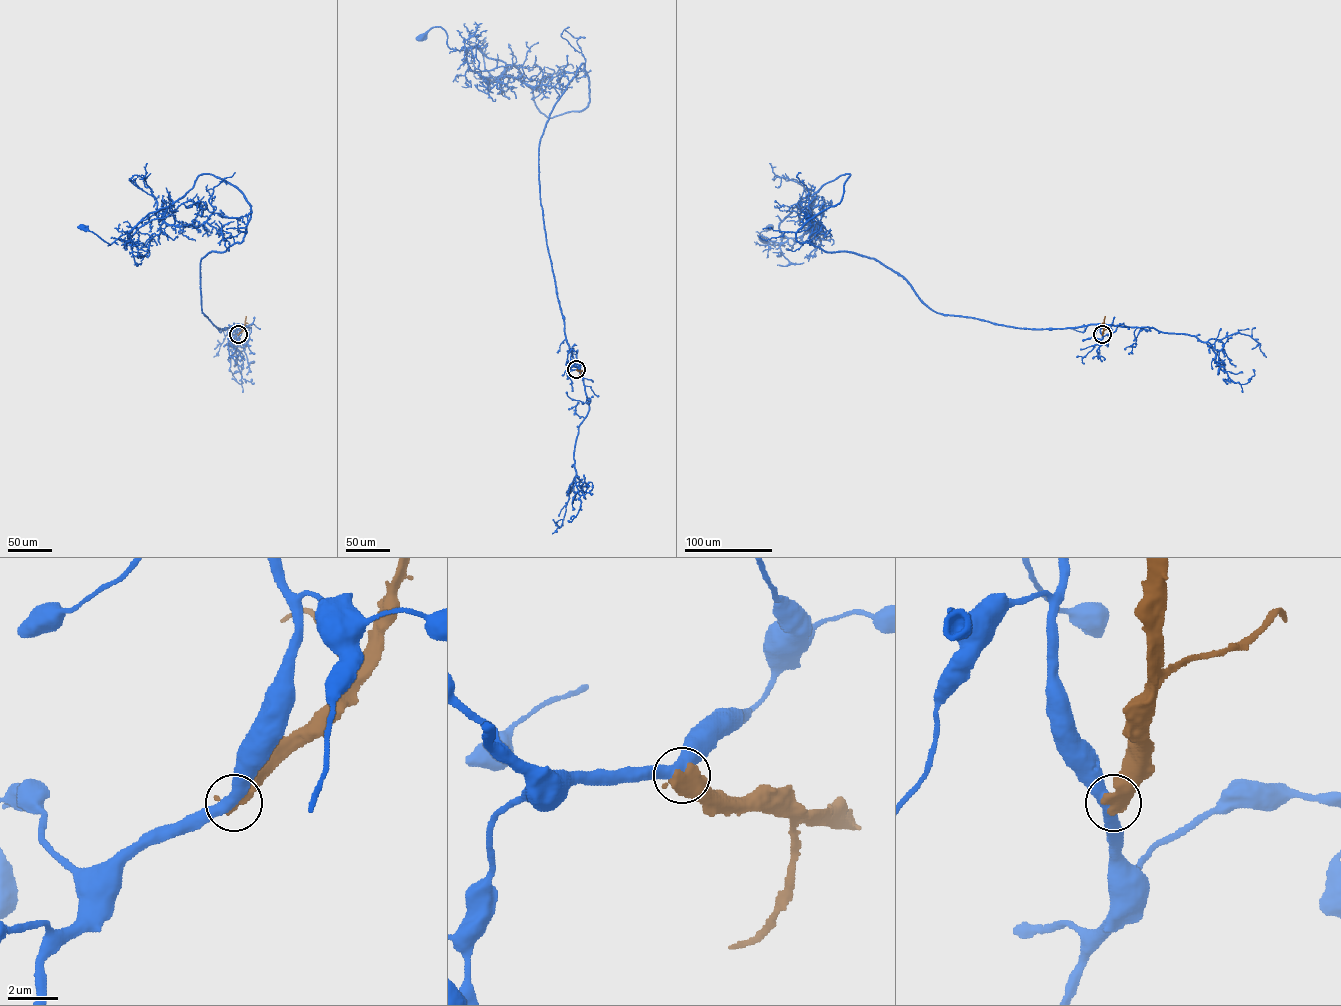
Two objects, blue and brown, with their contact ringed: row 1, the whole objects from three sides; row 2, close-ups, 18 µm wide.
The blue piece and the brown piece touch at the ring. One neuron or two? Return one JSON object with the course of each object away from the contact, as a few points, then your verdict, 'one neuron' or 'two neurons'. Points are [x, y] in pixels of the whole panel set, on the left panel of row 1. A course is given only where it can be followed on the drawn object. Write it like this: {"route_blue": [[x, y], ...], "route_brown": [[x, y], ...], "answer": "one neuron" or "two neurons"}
{"route_blue": [[238, 334], [202, 313], [200, 264], [242, 241], [242, 218], [168, 224], [164, 207], [108, 245], [83, 226]], "route_brown": [[238, 334], [246, 316]], "answer": "two neurons"}

